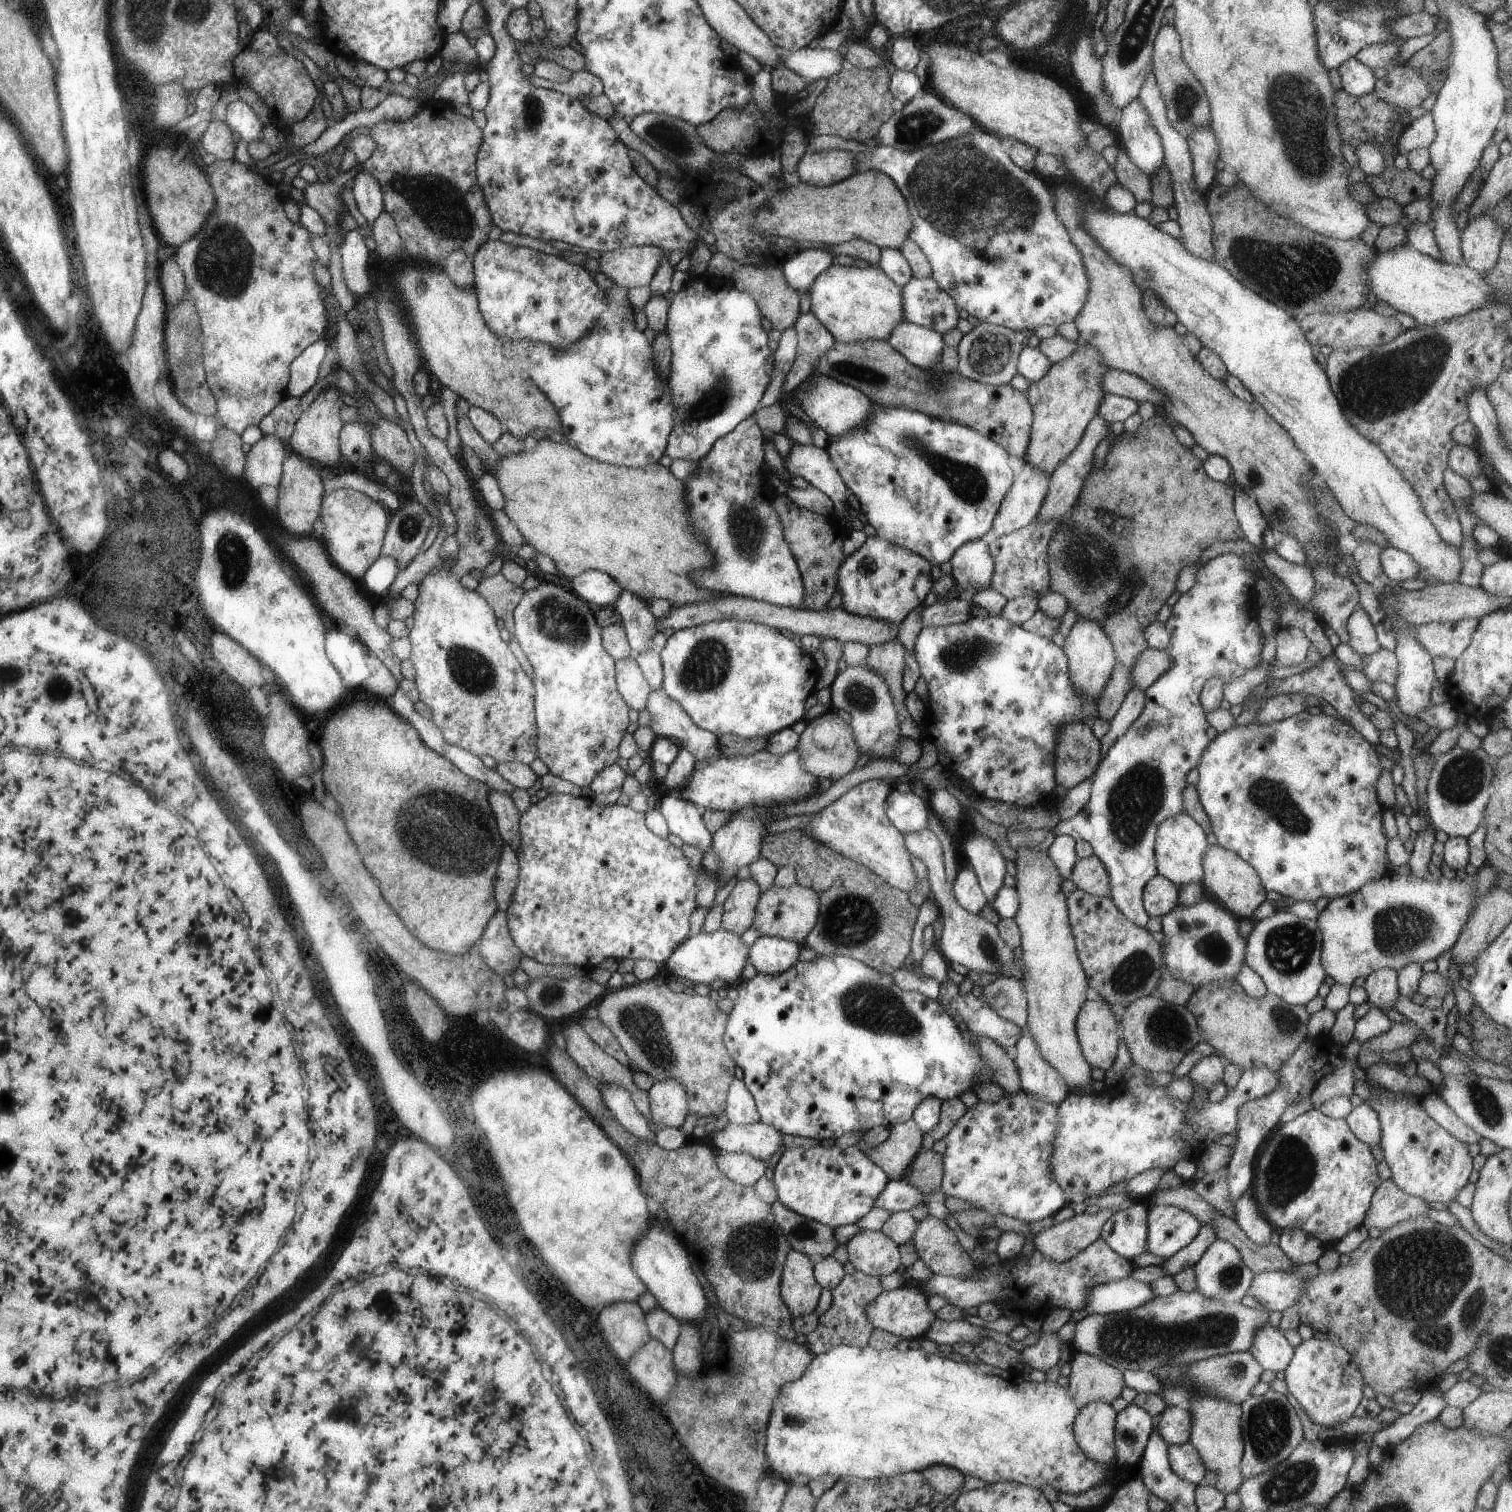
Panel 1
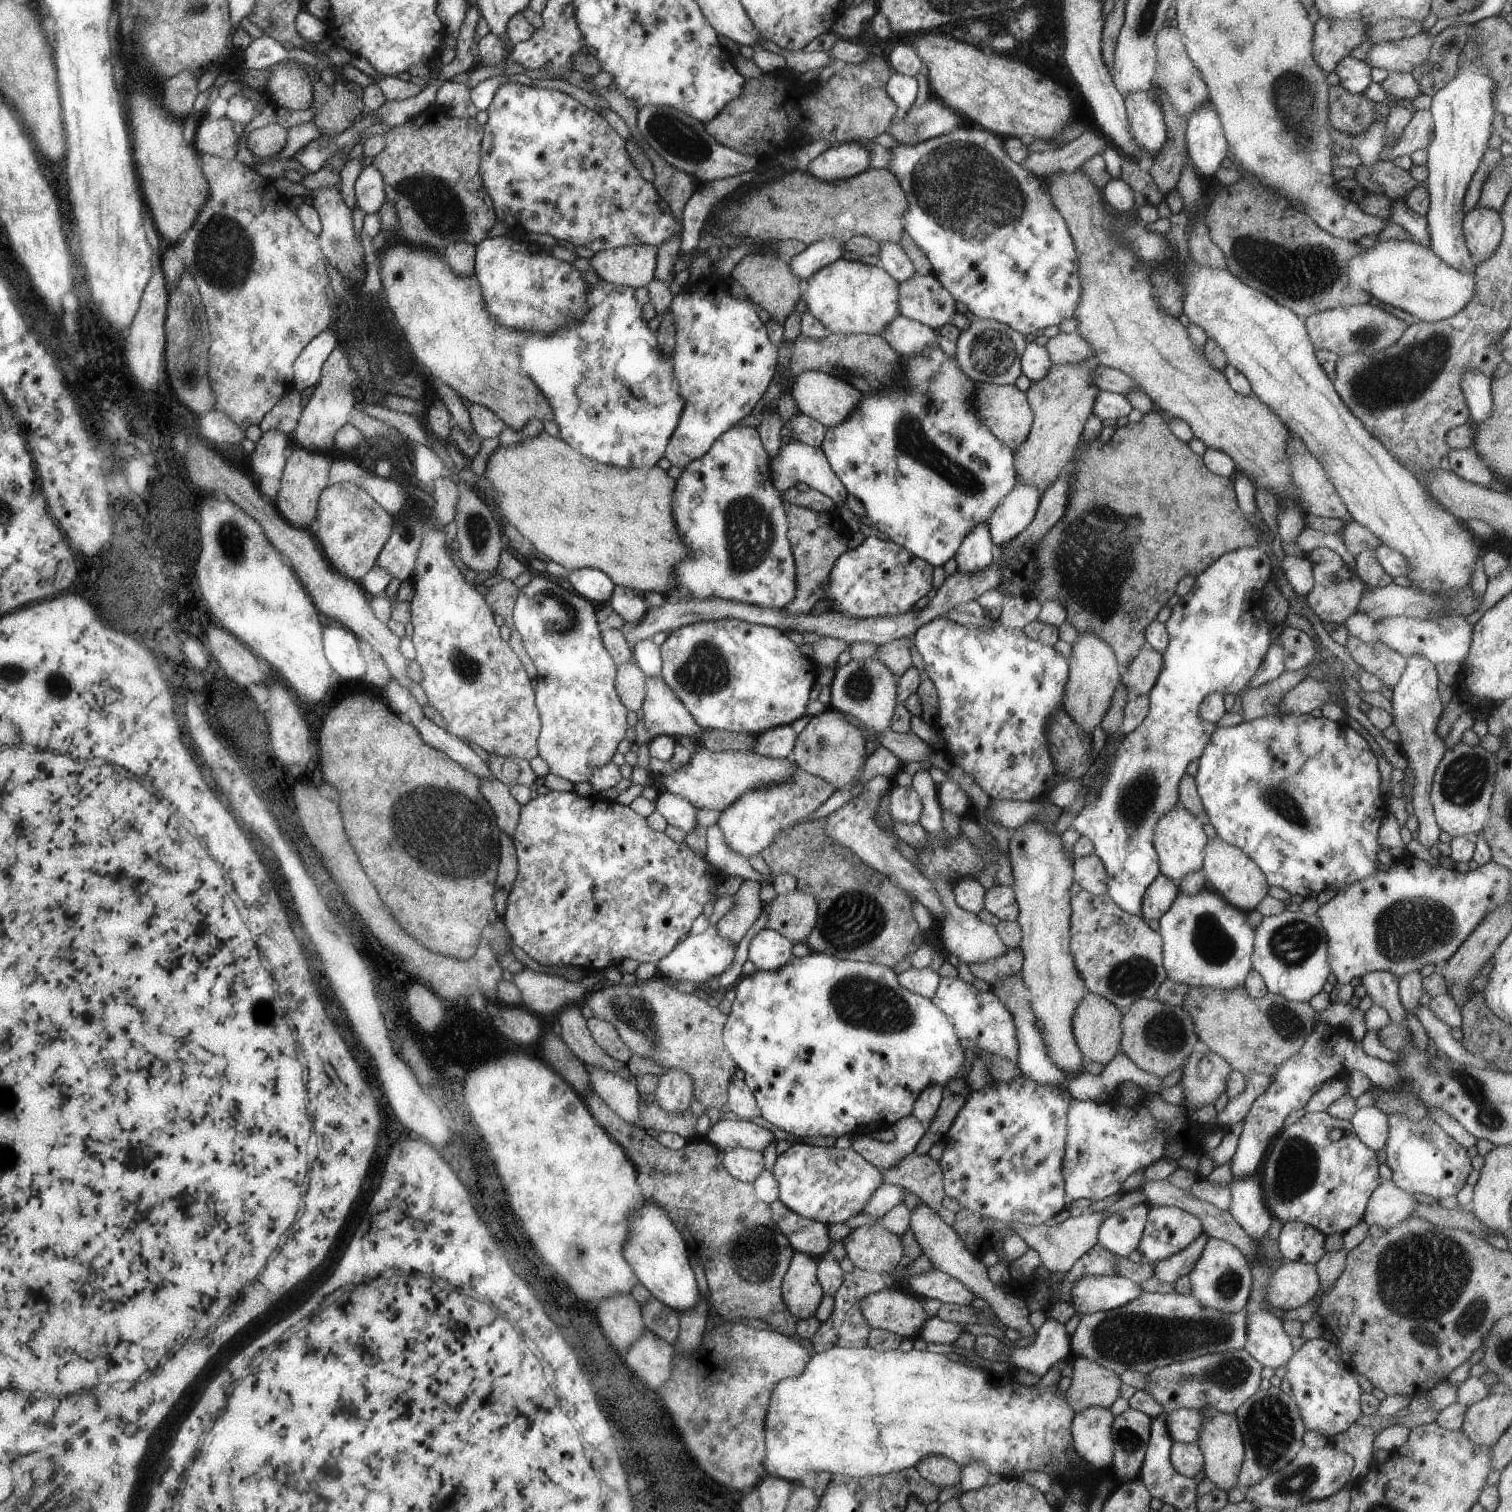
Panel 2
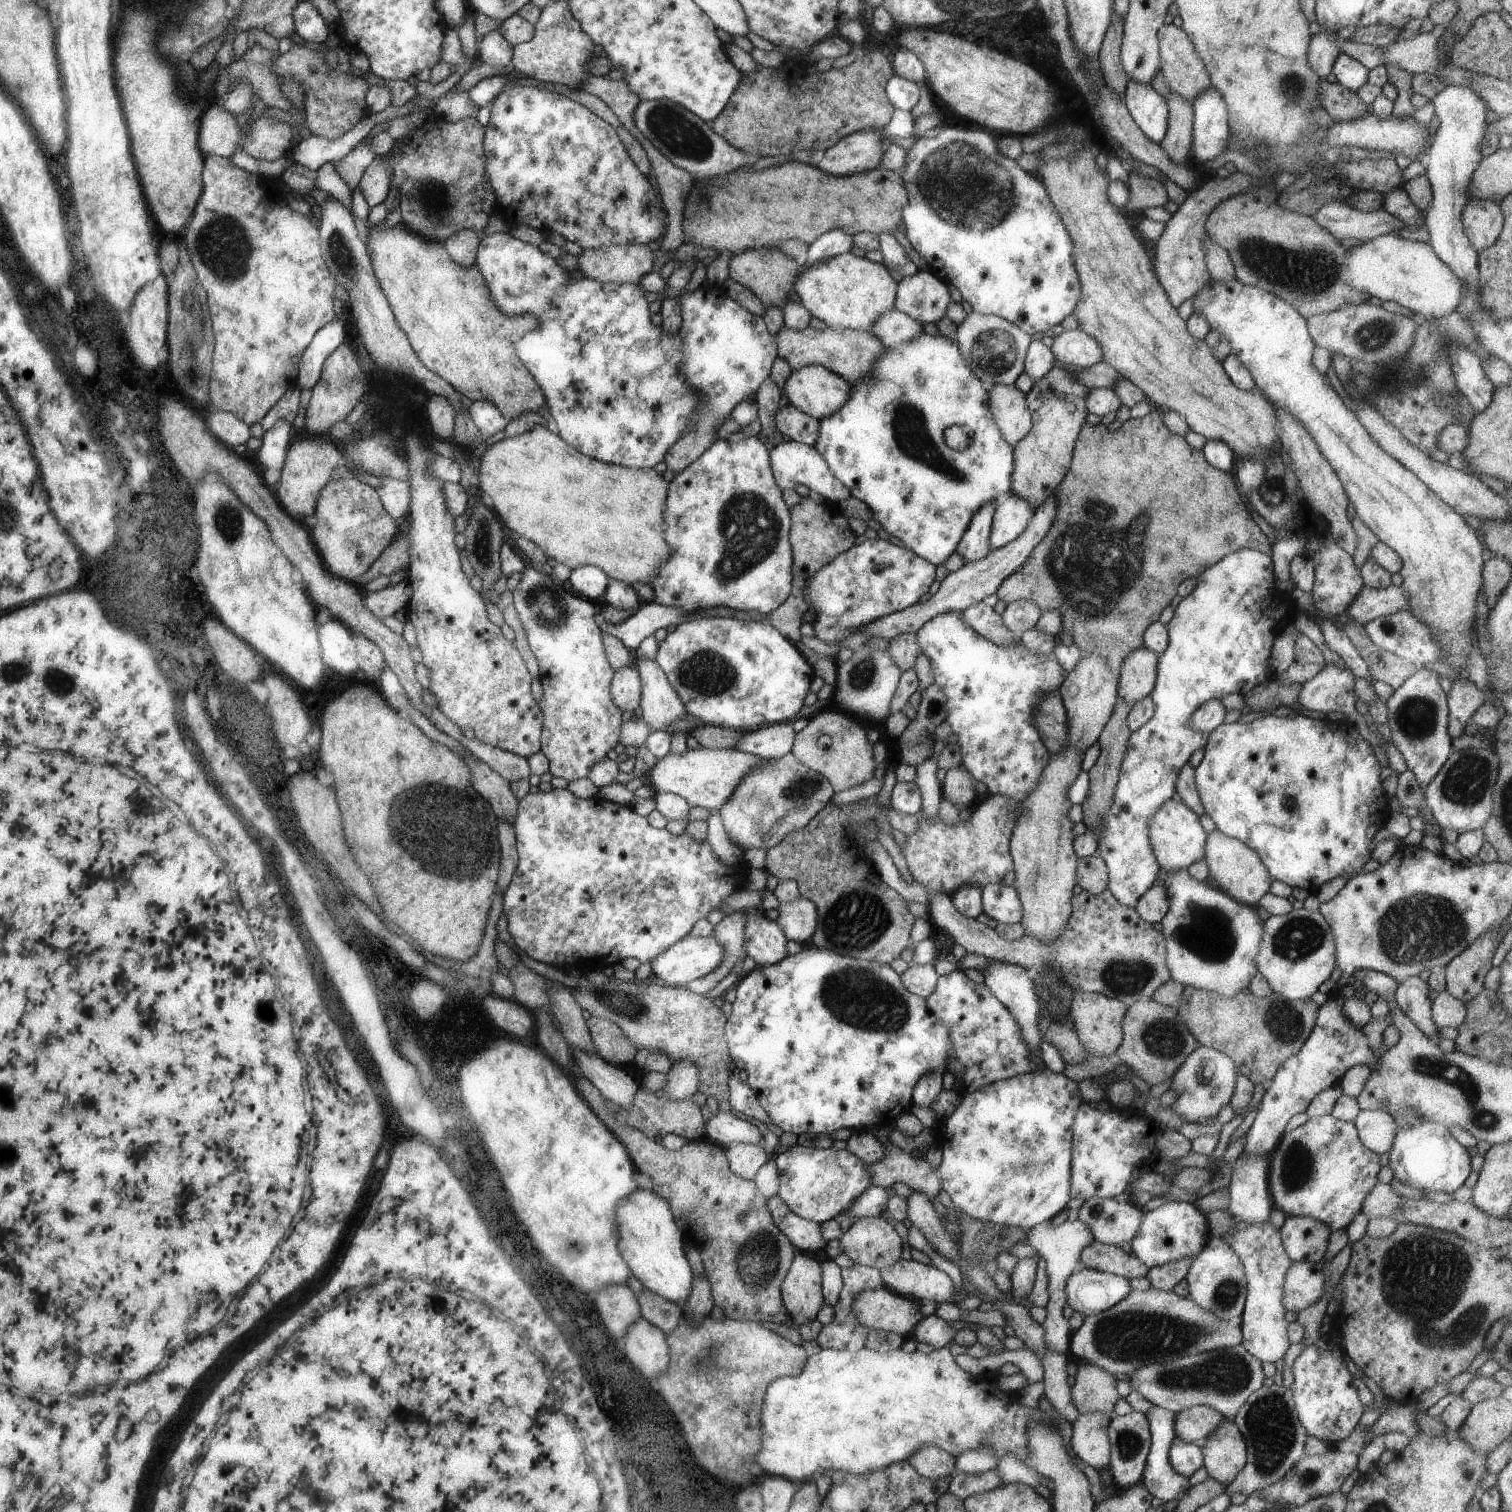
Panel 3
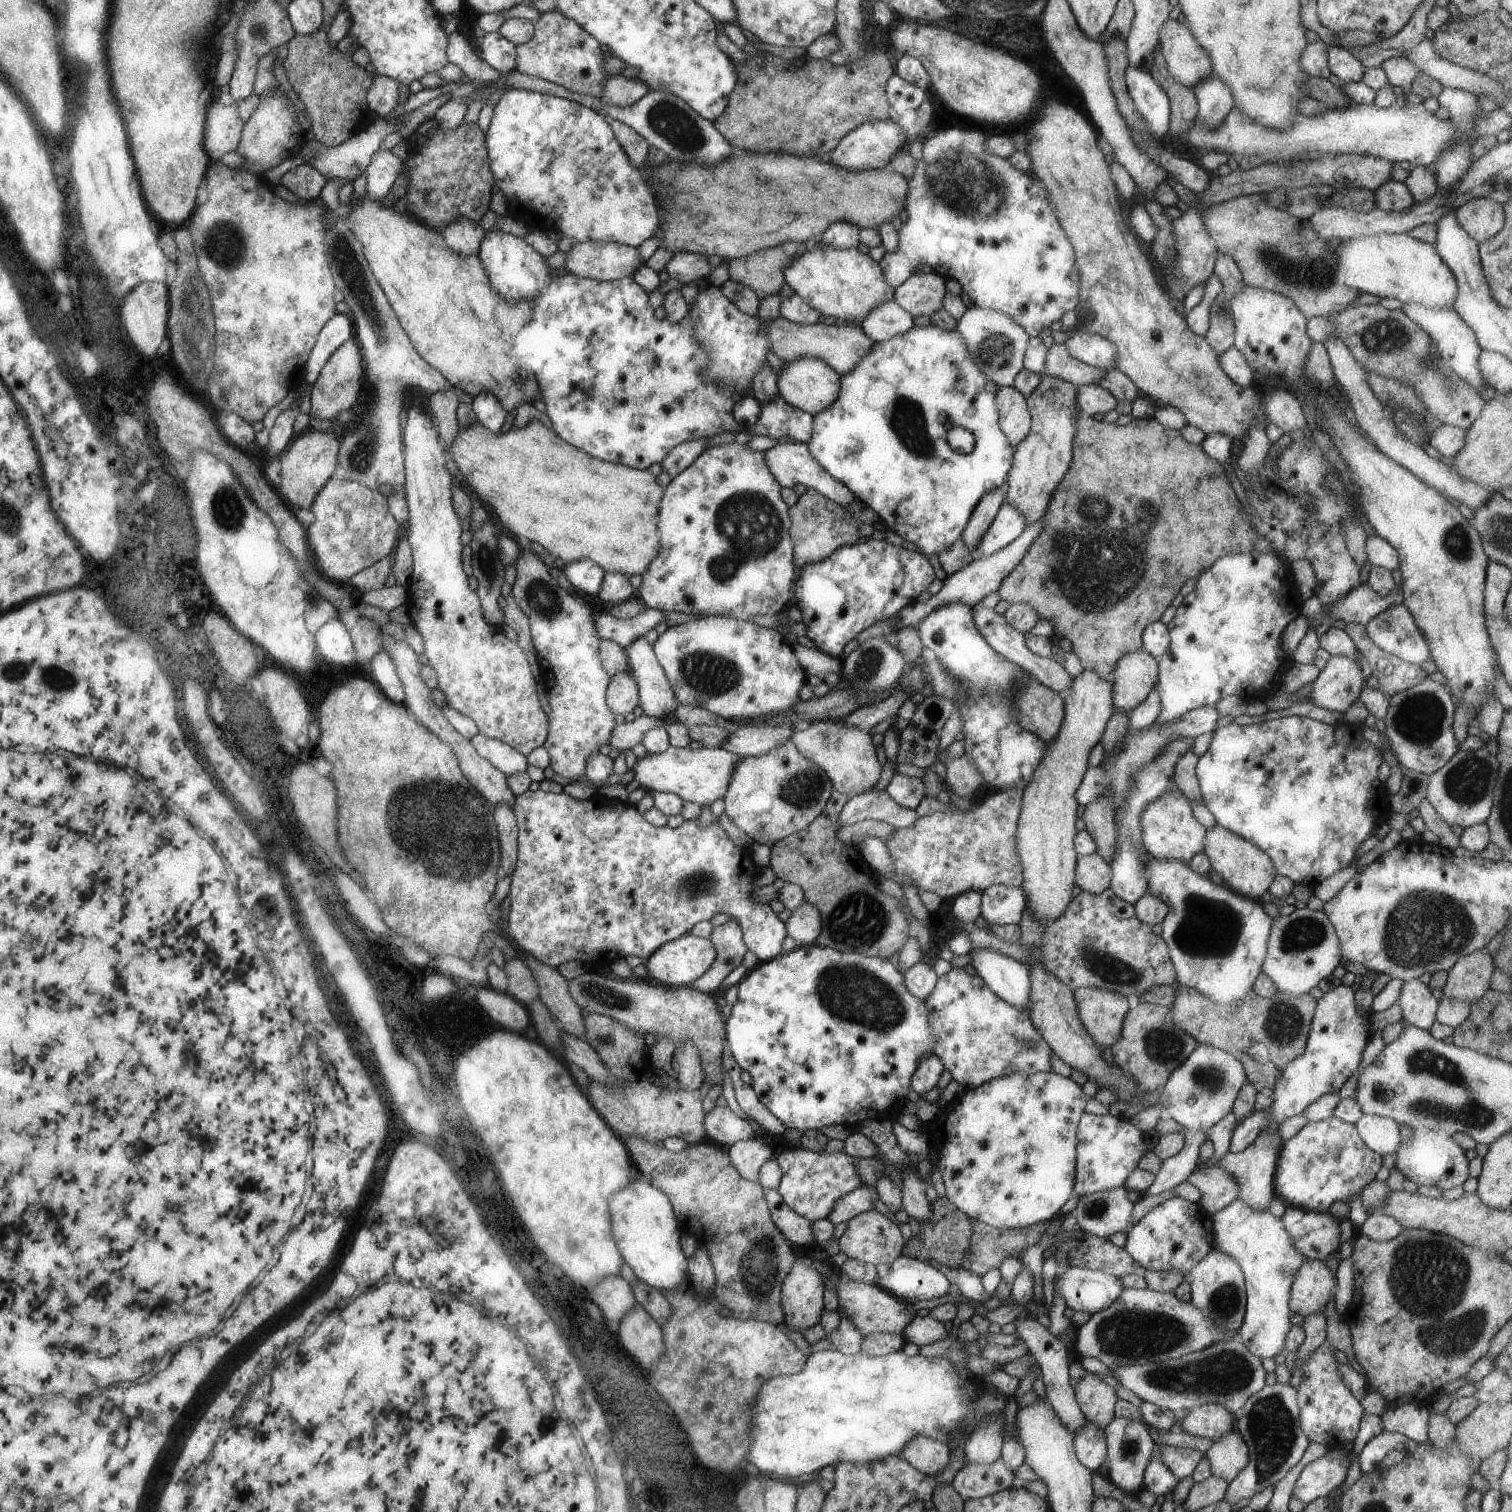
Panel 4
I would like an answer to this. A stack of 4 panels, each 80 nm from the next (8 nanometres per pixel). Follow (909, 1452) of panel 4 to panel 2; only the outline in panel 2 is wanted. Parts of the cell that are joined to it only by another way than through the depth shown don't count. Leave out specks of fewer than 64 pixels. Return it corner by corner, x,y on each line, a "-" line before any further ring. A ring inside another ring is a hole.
927,1456
914,1467
928,1482
940,1488
953,1487
960,1482
961,1467
946,1456

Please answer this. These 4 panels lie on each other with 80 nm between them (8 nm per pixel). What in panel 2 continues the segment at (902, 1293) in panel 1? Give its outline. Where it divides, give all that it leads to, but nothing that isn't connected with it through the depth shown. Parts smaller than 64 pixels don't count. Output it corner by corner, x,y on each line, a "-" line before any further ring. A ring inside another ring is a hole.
888,1286
865,1296
859,1302
859,1309
872,1329
887,1330
902,1338
914,1338
929,1317
923,1302
915,1294

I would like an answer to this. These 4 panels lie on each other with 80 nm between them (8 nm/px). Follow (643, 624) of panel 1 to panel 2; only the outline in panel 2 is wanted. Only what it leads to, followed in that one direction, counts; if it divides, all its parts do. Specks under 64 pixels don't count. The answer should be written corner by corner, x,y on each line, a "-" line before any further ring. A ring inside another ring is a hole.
616,585
609,606
616,614
624,618
626,624
640,624
648,616
646,612
649,606
643,594
630,590
630,588
624,588
624,586

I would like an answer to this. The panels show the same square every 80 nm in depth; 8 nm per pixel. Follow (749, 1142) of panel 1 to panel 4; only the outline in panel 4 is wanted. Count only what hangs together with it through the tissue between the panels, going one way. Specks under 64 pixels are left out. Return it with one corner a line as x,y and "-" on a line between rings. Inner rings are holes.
716,1105
706,1116
706,1141
728,1148
756,1136
750,1122
736,1116
730,1107

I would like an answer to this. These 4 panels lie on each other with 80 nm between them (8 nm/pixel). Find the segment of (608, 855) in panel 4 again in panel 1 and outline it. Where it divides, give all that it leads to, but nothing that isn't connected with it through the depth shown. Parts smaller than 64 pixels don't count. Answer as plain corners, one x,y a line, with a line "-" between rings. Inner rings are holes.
548,793
536,803
532,803
519,820
520,842
517,846
519,859
519,882
510,908
505,912
509,918
512,938
522,954
545,965
574,965
593,970
606,960
614,958
617,962
631,958
634,961
648,959
662,964
675,949
690,936
690,914
699,907
696,903
696,878
700,869
694,868
684,856
684,851
674,846
668,838
653,832
646,823
646,814
636,812
628,805
600,806
589,797
575,797
571,794
-
762,935
752,944
750,964
758,973
777,975
786,972
799,962
801,945
780,937

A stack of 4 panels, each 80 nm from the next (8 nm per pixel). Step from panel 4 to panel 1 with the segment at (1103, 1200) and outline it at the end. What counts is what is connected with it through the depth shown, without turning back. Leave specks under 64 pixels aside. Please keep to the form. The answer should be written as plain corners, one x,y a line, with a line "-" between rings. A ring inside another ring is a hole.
1134,1201
1128,1208
1116,1211
1101,1228
1101,1237
1111,1246
1111,1249
1131,1262
1135,1256
1146,1252
1147,1212
1142,1201

